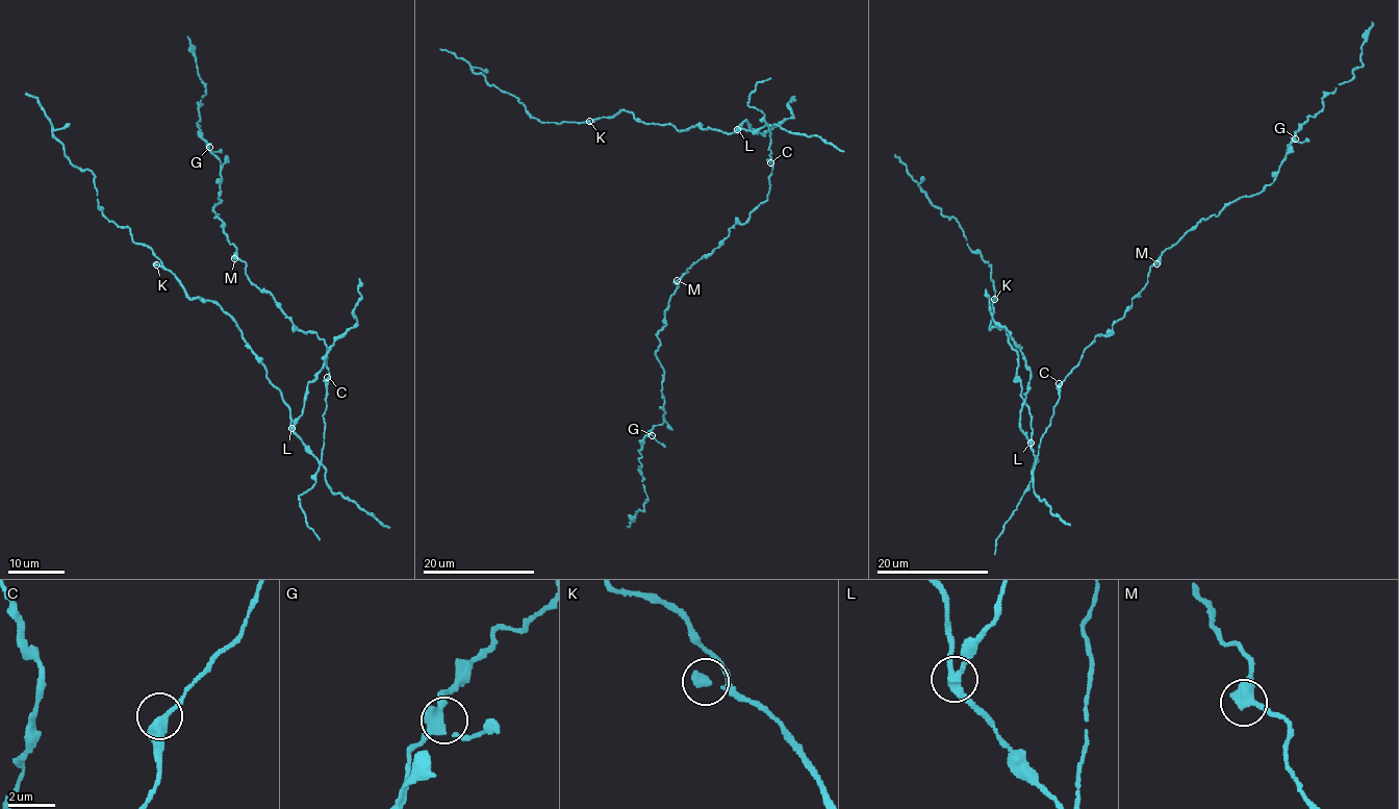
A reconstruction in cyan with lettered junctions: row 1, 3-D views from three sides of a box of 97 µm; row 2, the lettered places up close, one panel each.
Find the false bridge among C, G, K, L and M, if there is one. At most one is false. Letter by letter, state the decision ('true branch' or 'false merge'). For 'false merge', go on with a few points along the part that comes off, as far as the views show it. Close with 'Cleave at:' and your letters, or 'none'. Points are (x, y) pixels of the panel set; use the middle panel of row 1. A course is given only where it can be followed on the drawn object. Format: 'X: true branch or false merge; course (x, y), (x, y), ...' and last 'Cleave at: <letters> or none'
C: true branch
G: true branch
K: true branch
L: false merge; course (737, 129), (746, 120), (749, 128), (764, 135), (792, 116), (787, 104), (795, 100), (791, 98)
M: true branch
Cleave at: L

